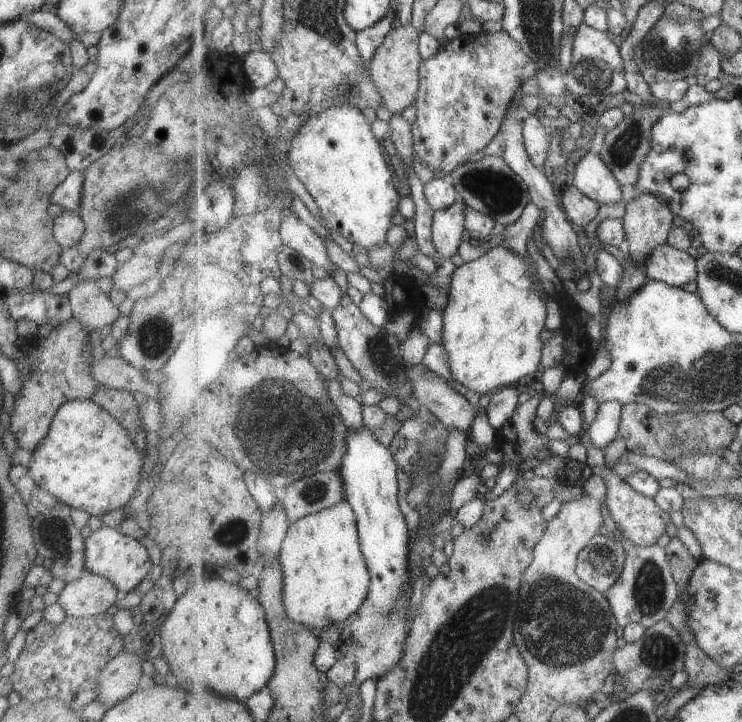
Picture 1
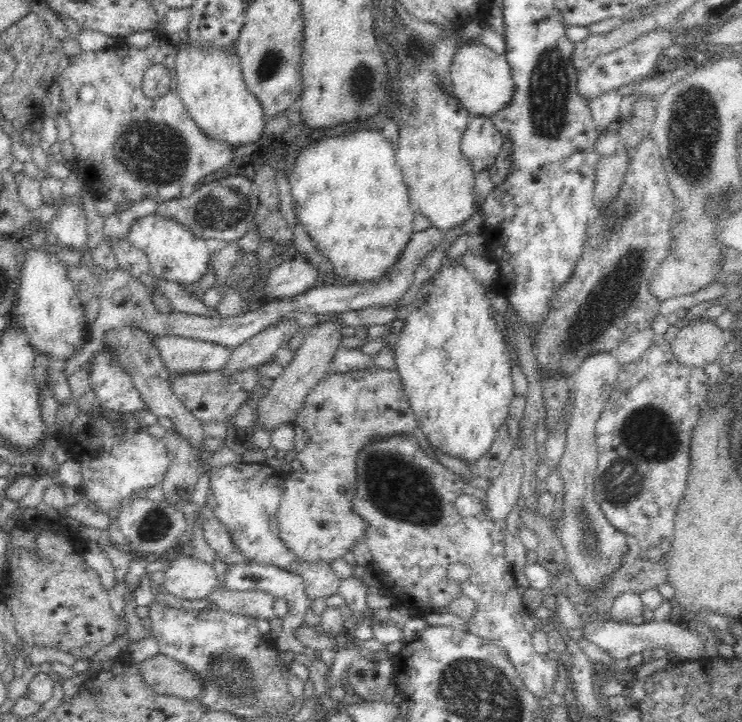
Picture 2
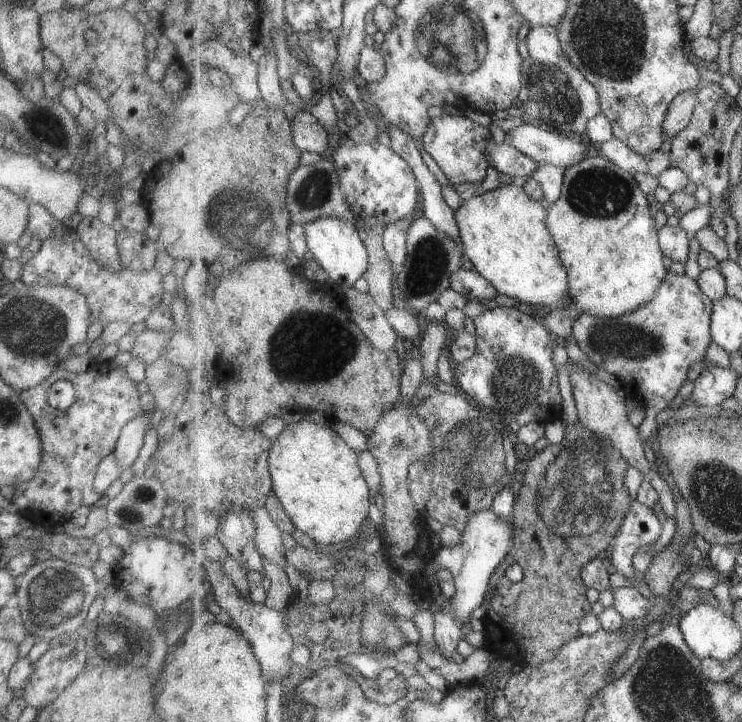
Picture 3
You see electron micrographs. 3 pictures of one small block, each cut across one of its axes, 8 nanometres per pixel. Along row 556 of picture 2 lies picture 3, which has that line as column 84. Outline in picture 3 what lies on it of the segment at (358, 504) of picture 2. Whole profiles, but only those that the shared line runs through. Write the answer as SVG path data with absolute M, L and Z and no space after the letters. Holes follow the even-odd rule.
M108 360L100 363L91 362L87 370L80 373L71 373L56 367L43 382L20 390L19 394L37 429L42 454L34 477L12 486L14 491L11 501L17 506L17 512L27 518L37 518L37 514L45 518L51 514L69 516L79 506L87 506L87 508L93 506L93 503L101 497L93 489L93 476L99 460L114 452L121 427L142 412L139 407L140 395L137 393L136 383L126 376L125 369L121 365ZM56 380L68 380L74 388L73 402L65 410L54 409L47 403L47 388Z

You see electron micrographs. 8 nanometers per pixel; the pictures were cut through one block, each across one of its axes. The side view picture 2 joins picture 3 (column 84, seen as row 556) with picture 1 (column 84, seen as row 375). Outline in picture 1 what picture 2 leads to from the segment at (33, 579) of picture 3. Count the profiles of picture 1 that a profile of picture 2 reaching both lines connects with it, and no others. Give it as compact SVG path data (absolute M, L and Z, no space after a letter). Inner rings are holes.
M85 570L80 578L65 585L56 603L65 617L83 619L105 613L119 596L120 592L107 578Z

